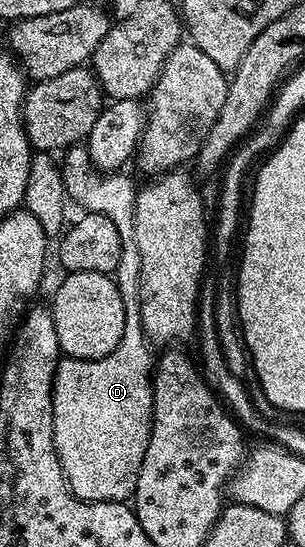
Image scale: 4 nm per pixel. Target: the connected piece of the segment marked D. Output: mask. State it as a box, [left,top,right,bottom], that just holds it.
[53,146,155,501]

